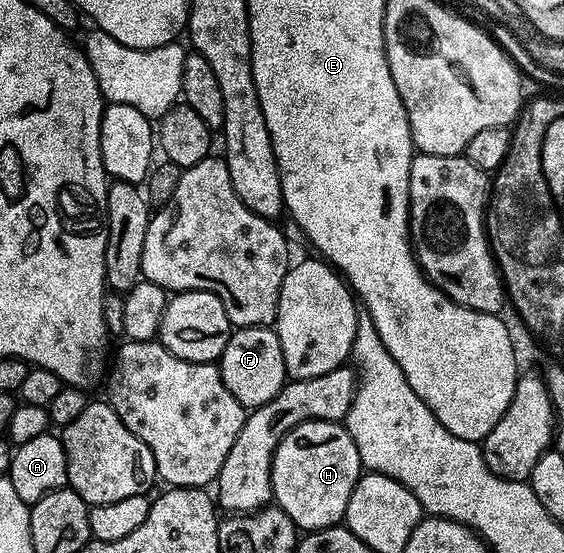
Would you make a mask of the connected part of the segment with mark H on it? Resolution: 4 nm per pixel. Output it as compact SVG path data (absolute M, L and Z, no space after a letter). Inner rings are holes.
M311 419L282 437L272 458L272 498L301 532L335 527L345 518L351 494L362 474L358 449L343 422Z

